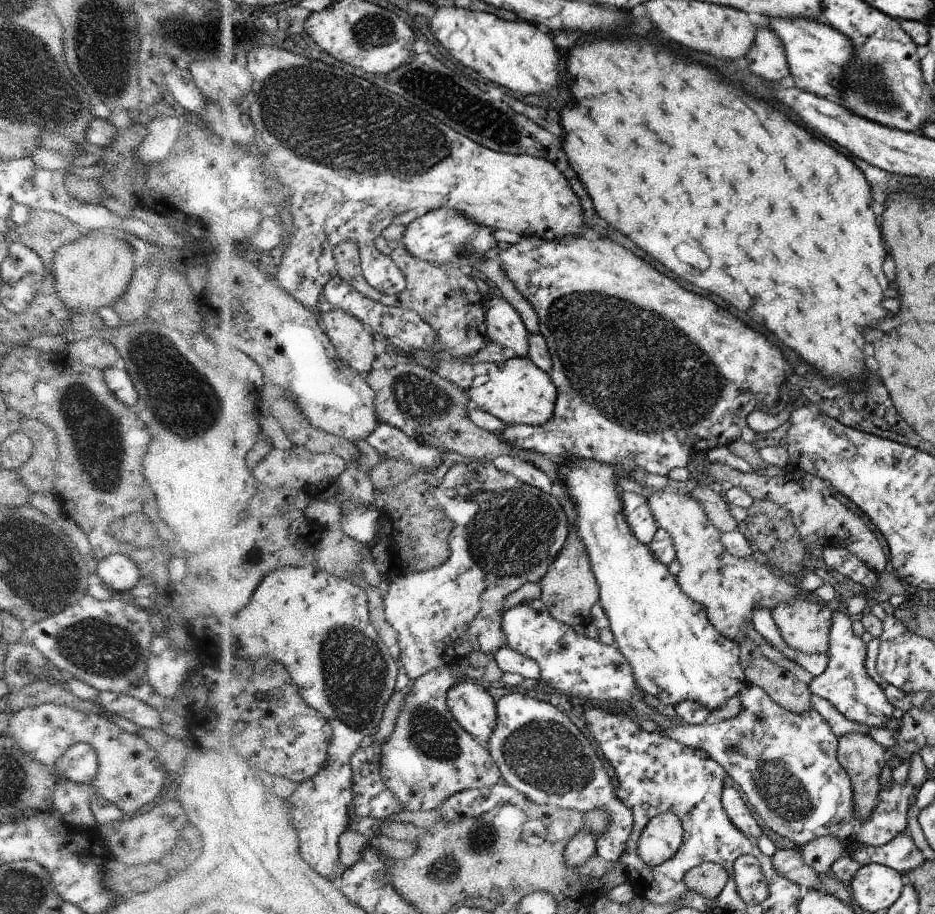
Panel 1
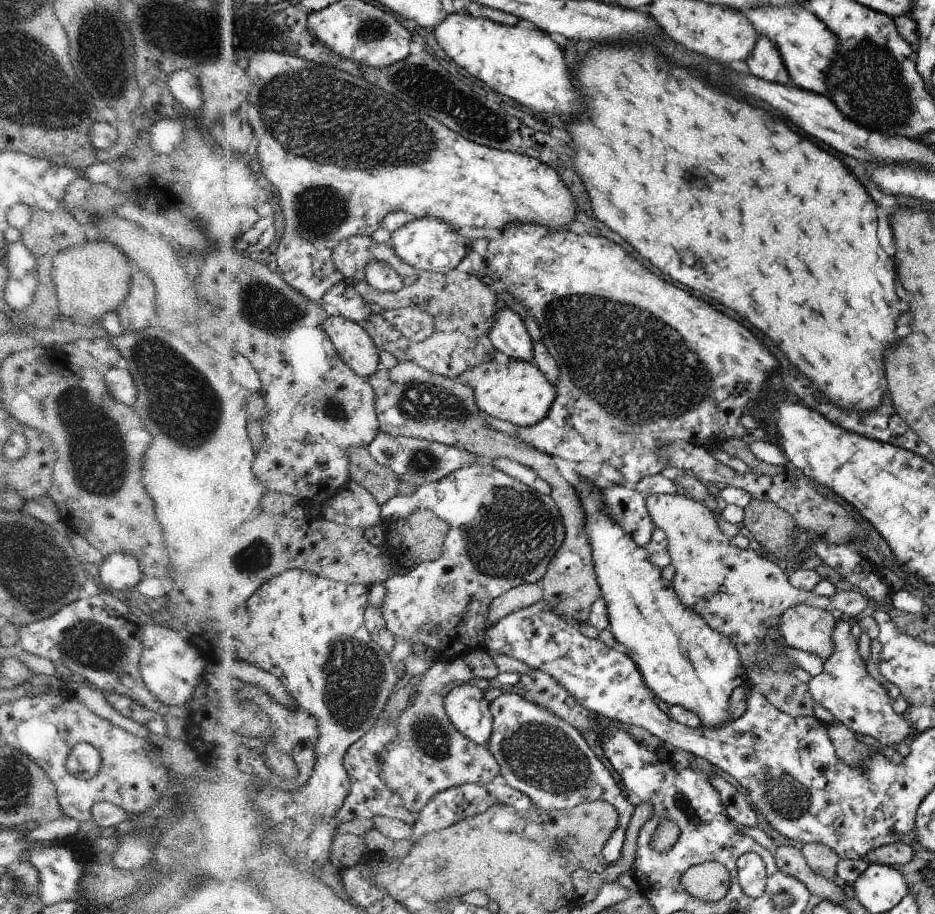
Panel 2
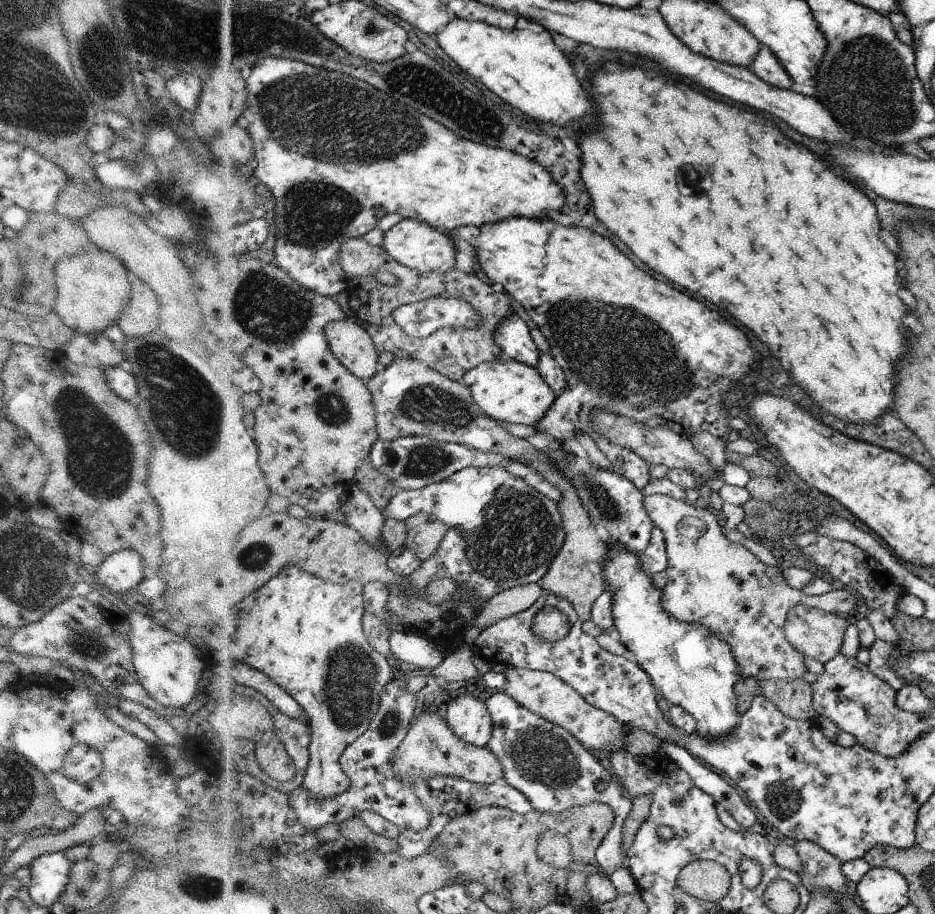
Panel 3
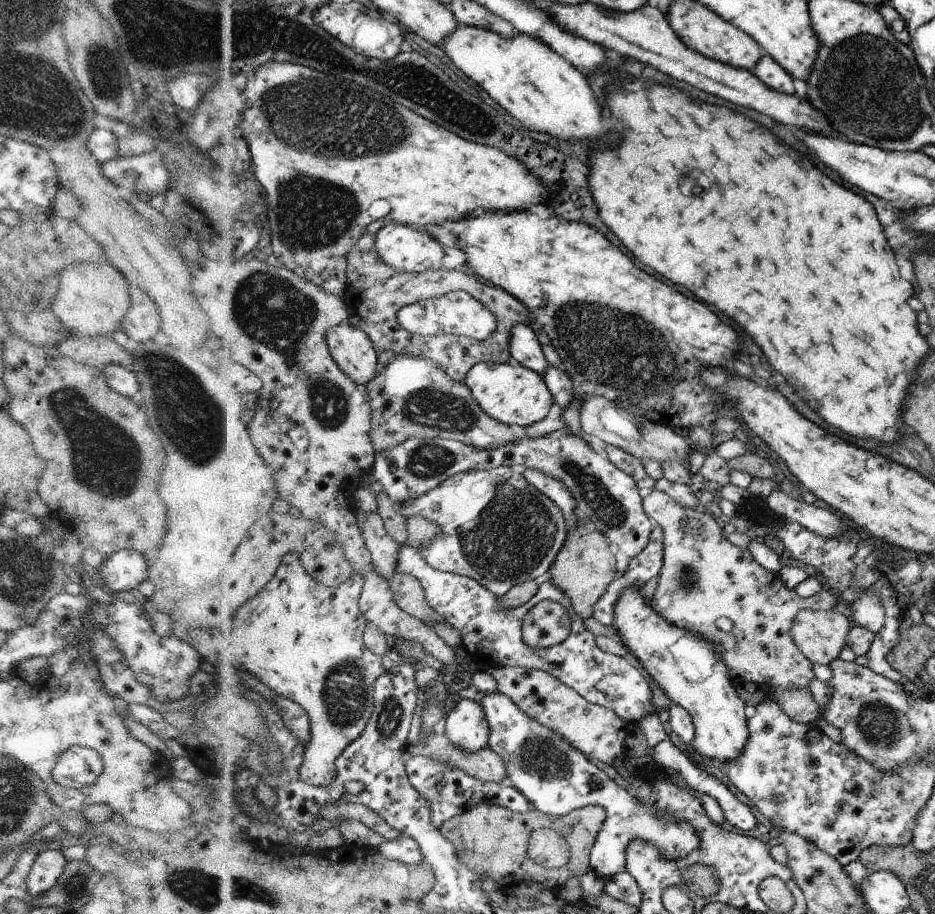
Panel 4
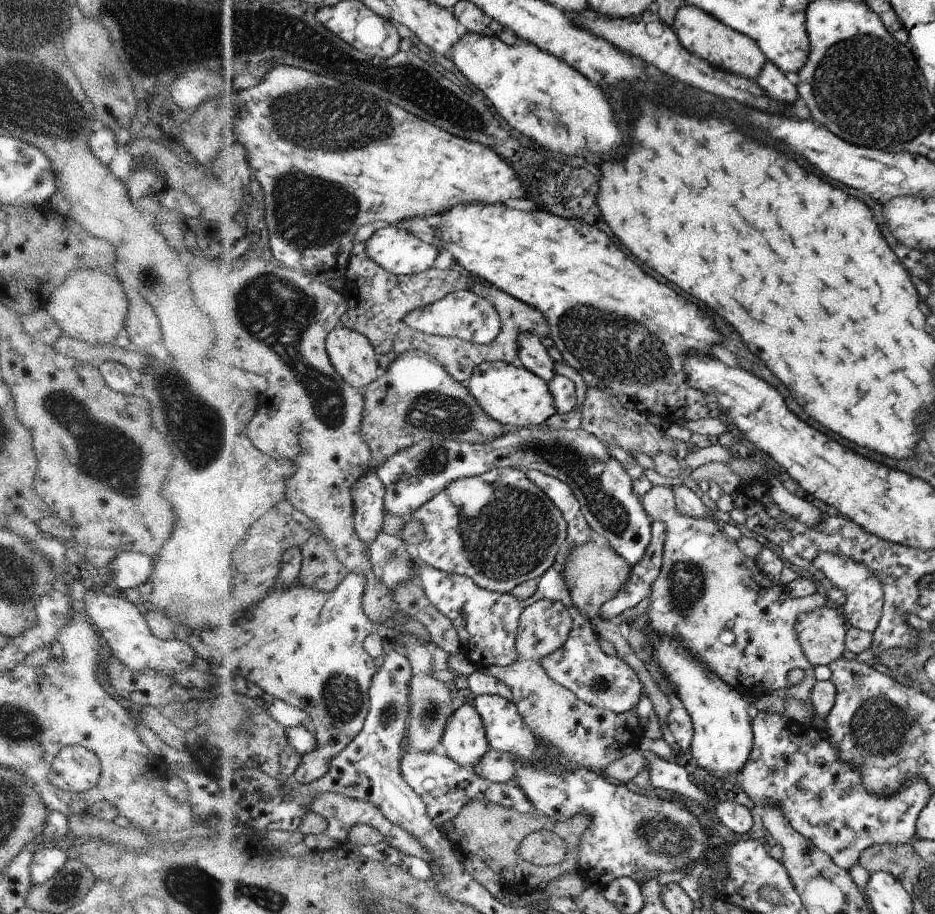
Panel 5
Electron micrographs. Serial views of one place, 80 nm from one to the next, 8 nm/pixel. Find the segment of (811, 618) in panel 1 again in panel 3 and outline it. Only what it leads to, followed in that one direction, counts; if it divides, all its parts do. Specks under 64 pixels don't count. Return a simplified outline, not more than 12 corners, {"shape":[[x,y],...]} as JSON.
{"shape":[[806,606],[785,634],[803,655],[824,665],[840,652],[844,618]]}

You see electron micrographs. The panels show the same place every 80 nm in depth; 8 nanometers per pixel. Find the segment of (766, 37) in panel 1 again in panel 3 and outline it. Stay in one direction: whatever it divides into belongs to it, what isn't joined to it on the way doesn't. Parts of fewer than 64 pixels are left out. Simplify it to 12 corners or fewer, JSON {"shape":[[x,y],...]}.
{"shape":[[762,45],[750,70],[778,88],[794,83],[778,57]]}

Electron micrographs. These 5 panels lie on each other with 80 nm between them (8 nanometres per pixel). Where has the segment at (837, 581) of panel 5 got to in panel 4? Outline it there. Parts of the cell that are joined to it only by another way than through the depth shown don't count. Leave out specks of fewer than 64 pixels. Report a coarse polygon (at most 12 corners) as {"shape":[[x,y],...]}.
{"shape":[[860,591],[850,604],[856,624],[874,634],[885,626],[876,593]]}

